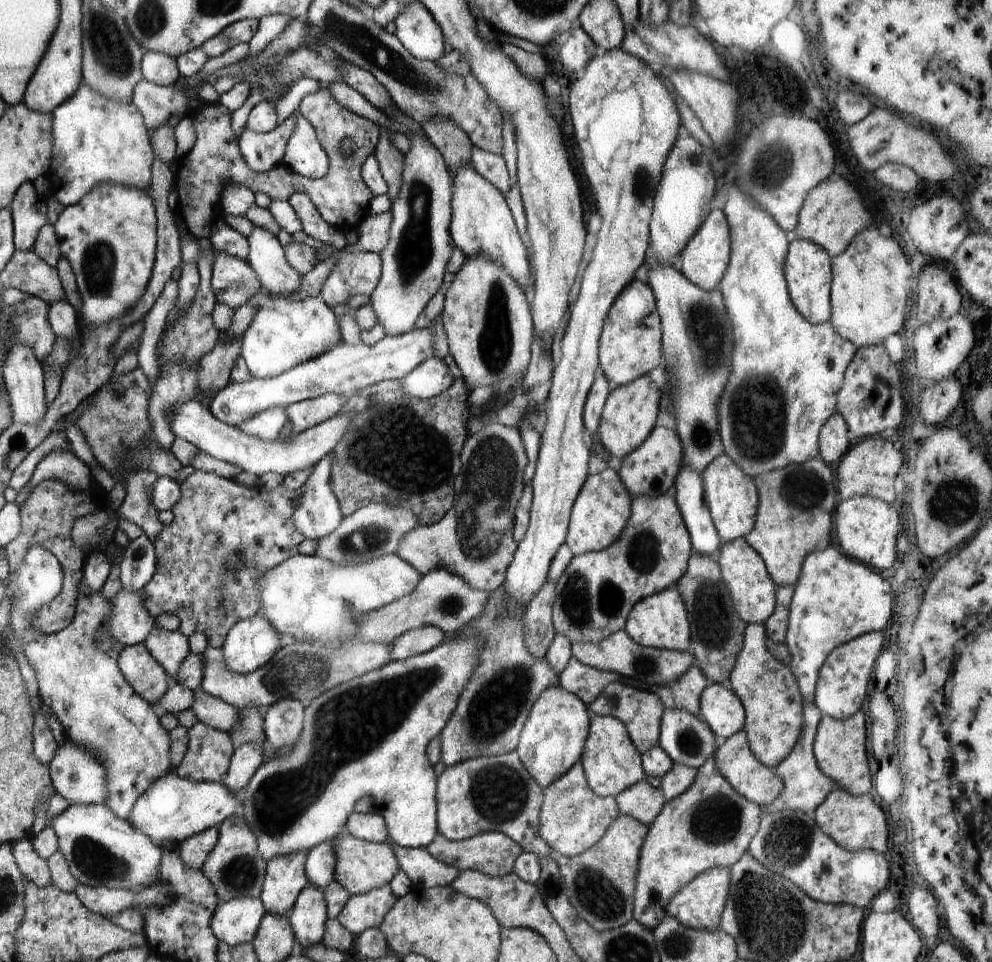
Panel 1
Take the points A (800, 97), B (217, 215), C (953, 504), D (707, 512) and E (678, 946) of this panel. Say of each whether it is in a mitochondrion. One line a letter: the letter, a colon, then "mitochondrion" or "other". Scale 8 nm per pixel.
A: other
B: other
C: mitochondrion
D: other
E: mitochondrion

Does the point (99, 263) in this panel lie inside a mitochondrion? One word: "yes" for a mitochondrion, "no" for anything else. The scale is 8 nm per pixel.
yes

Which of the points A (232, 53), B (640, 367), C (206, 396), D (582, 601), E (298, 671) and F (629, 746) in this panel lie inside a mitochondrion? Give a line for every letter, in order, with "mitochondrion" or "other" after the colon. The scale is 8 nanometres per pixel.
A: other
B: other
C: other
D: mitochondrion
E: mitochondrion
F: other

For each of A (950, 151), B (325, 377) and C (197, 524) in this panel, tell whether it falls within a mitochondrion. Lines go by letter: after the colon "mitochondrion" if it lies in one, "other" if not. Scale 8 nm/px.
A: other
B: other
C: other

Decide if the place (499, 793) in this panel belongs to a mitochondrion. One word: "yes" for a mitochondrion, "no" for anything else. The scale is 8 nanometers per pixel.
yes

